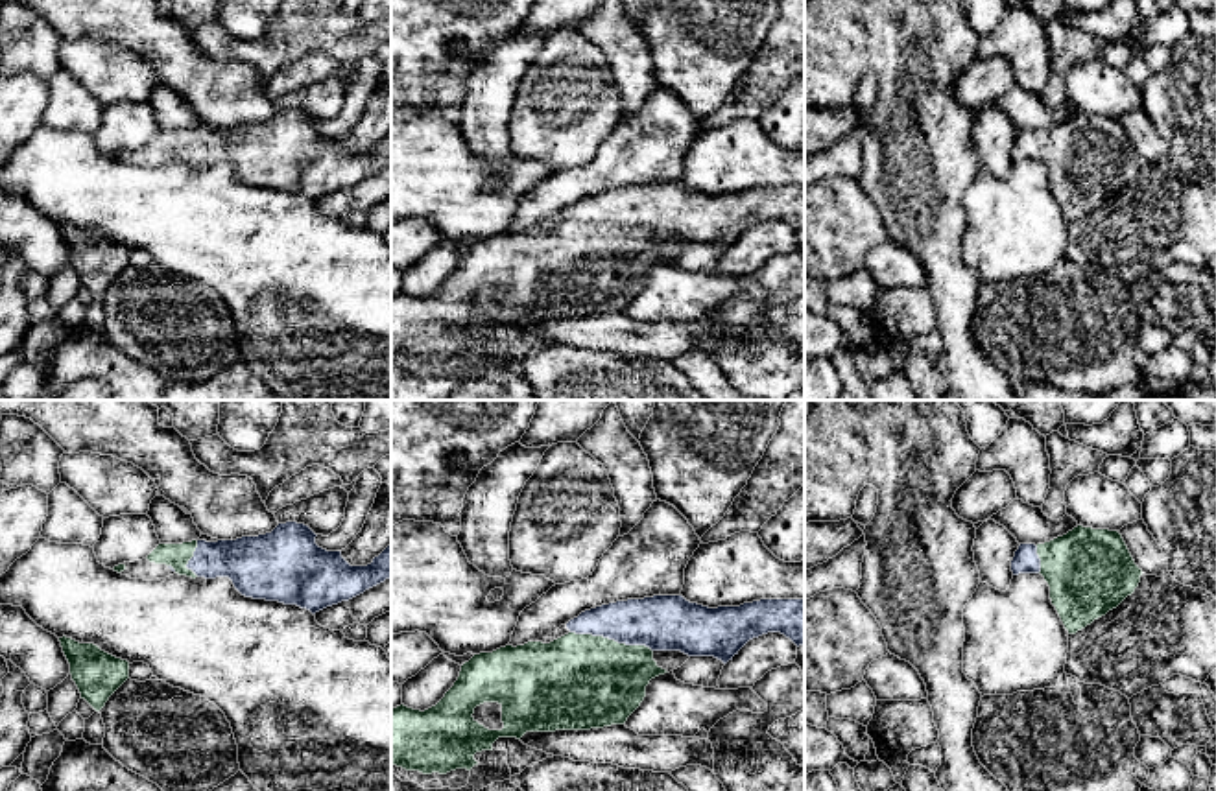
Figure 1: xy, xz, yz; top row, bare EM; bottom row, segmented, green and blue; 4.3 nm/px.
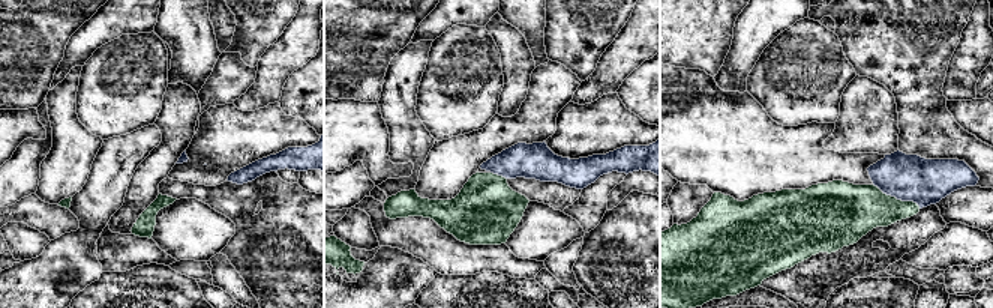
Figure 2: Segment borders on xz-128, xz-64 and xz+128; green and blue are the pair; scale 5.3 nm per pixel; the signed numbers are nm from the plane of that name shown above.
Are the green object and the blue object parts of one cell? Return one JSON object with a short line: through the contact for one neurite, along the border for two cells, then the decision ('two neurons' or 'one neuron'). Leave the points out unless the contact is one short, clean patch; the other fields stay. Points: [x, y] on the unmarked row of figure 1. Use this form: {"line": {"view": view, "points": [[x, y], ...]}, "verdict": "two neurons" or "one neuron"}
{"verdict": "one neuron"}

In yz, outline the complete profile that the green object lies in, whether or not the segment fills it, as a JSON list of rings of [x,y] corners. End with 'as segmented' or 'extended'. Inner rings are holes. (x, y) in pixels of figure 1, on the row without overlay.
[[[1083,112],[1044,131],[1020,131],[1011,159],[1044,164],[1068,221],[1116,195],[1142,162],[1118,118]]]; extended

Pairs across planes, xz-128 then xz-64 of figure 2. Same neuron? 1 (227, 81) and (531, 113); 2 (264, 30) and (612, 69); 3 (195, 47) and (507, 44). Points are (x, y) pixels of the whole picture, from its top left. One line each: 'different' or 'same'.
1: same
2: different
3: different

